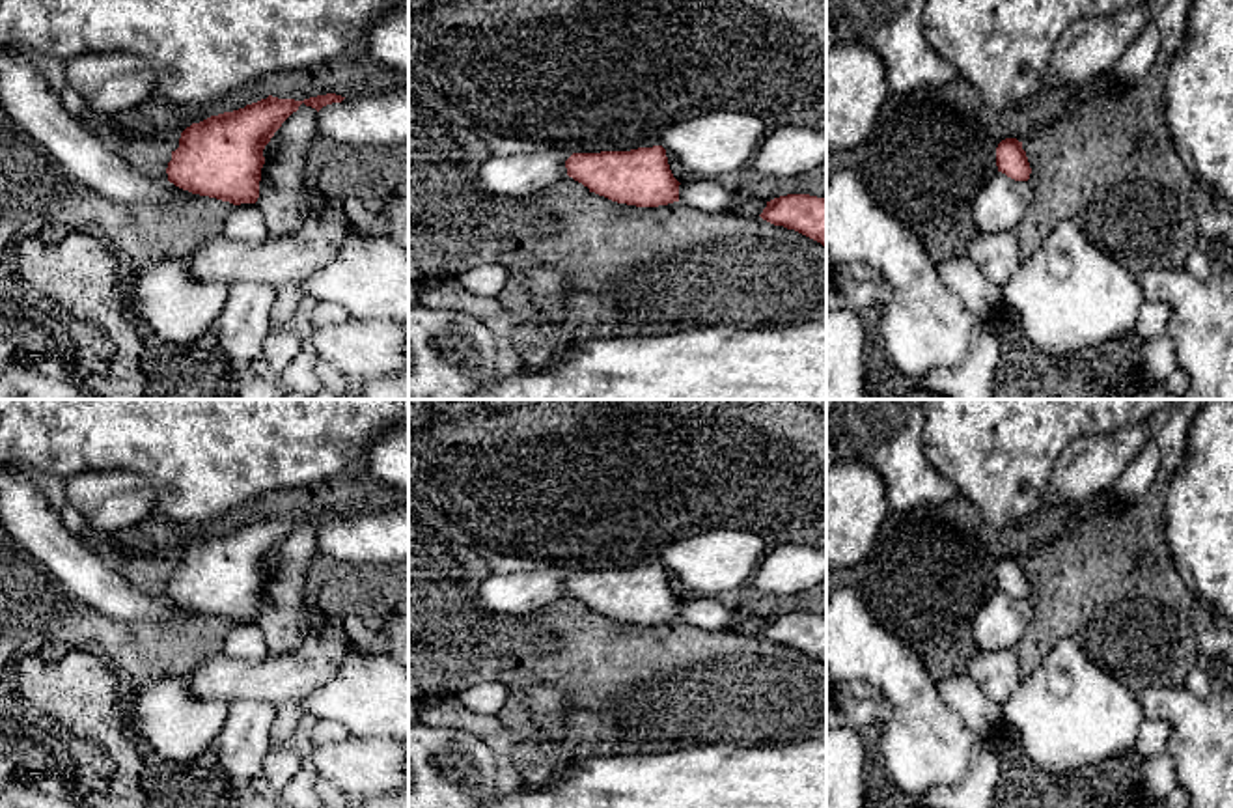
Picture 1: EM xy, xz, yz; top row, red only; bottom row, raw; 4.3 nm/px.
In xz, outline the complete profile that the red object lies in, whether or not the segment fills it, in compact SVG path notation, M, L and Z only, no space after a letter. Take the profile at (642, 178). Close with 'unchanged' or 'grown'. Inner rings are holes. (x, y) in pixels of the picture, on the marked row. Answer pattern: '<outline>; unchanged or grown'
M662 146L630 151L573 153L565 160L567 175L599 196L636 207L658 207L679 202Z; unchanged

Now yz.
M1005 138L998 144L996 166L998 172L1015 181L1028 181L1032 174L1026 151L1022 149L1022 142L1017 138Z; unchanged

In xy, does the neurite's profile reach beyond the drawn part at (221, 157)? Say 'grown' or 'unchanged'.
unchanged

